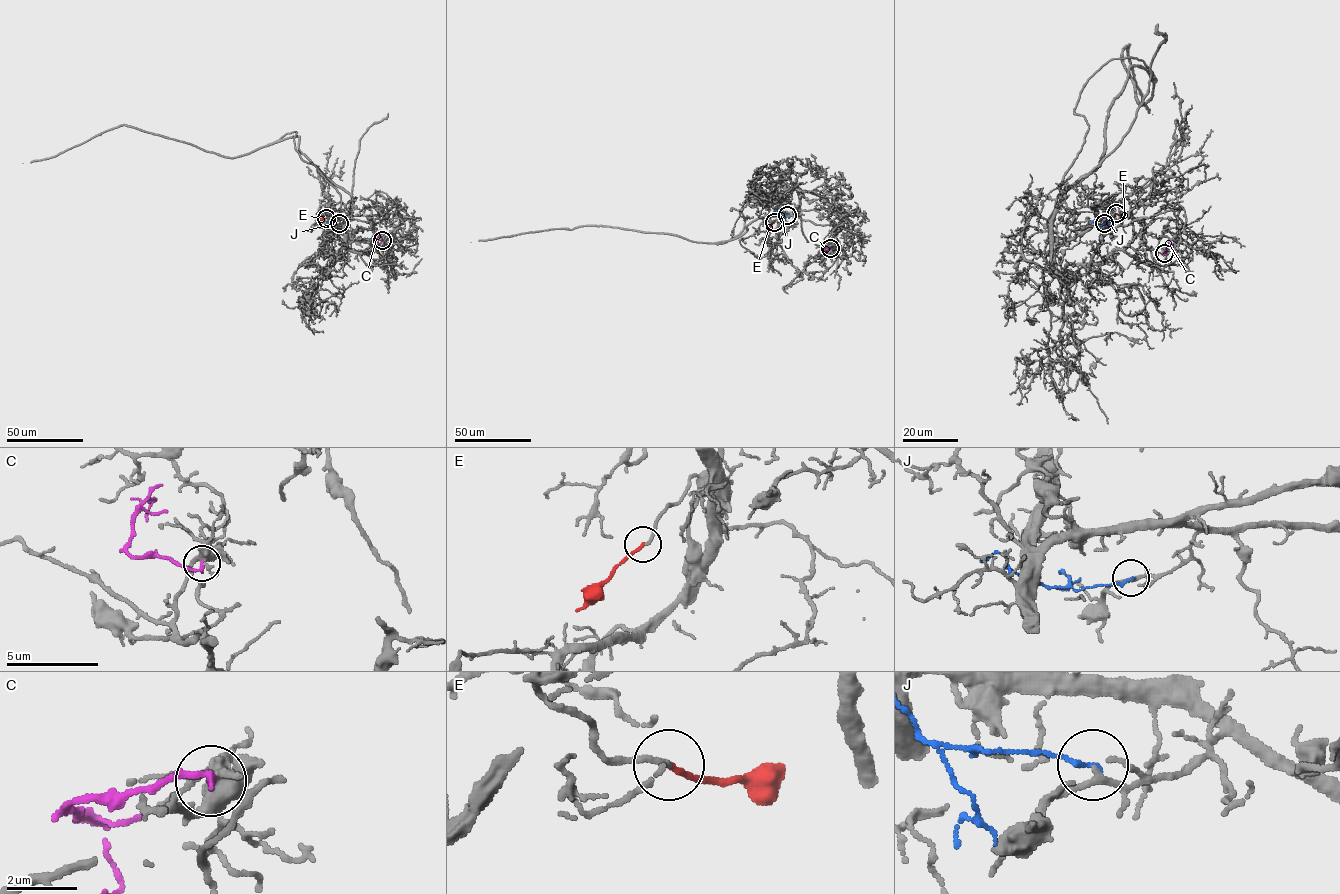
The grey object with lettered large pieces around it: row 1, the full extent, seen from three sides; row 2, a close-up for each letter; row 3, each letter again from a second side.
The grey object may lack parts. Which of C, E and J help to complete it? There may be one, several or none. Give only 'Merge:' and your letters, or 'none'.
Merge: E

